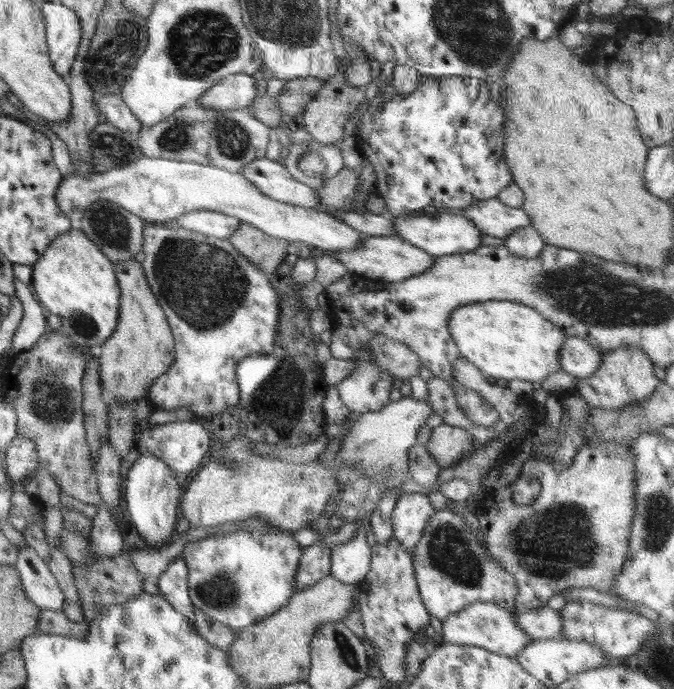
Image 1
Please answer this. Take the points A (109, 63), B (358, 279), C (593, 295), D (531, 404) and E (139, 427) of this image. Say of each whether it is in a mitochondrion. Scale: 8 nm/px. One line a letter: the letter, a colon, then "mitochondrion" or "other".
A: mitochondrion
B: other
C: mitochondrion
D: other
E: other

